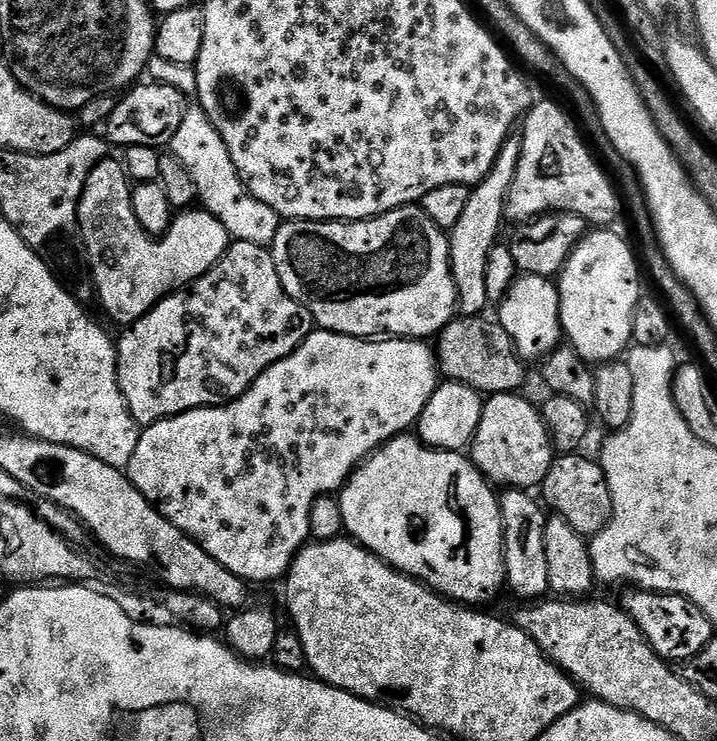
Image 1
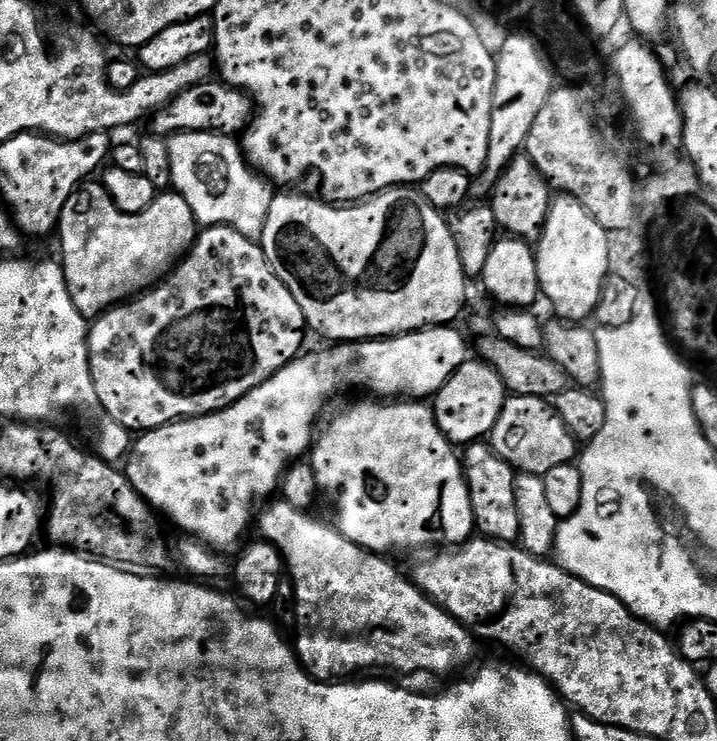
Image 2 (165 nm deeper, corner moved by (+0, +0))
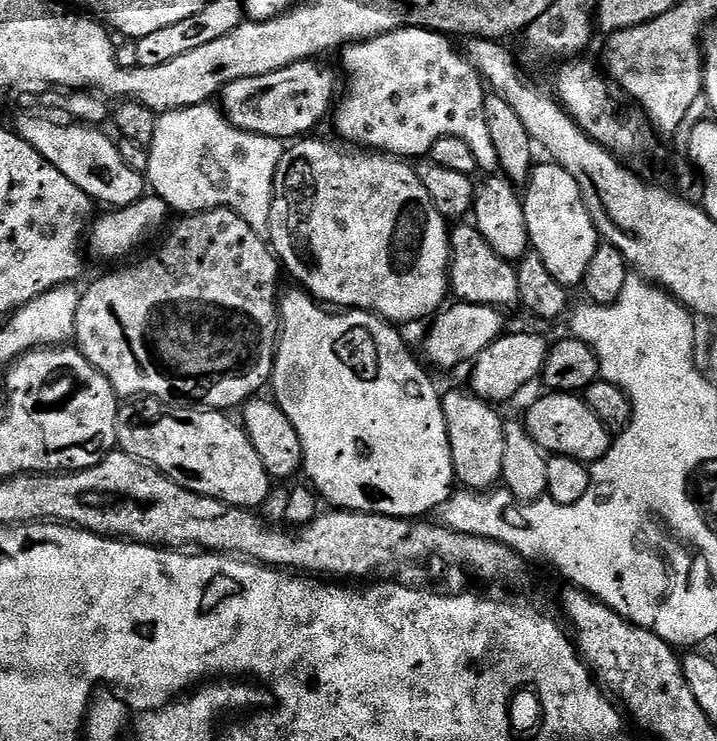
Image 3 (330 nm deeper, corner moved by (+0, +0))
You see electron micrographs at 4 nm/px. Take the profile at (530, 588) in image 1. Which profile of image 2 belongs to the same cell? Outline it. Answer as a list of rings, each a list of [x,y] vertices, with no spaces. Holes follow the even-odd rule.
[[[488,442],[467,445],[462,452],[462,463],[464,477],[468,482],[472,498],[477,529],[490,540],[519,541],[520,518],[516,497],[516,477],[518,475],[516,469],[510,467]]]

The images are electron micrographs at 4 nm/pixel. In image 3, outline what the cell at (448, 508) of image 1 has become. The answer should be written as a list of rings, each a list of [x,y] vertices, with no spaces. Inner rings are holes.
[[[295,290],[283,297],[279,301],[280,318],[282,321],[282,331],[278,337],[276,346],[276,365],[272,371],[270,381],[271,387],[276,387],[275,403],[280,405],[280,409],[290,418],[298,438],[302,442],[304,451],[304,463],[302,465],[303,475],[308,475],[307,483],[318,493],[321,501],[328,500],[336,510],[346,512],[358,512],[361,514],[375,514],[378,516],[395,516],[398,520],[415,521],[417,518],[424,518],[427,512],[443,509],[444,505],[452,499],[454,487],[457,483],[454,462],[452,461],[452,447],[448,437],[448,423],[444,417],[444,401],[441,389],[436,389],[428,381],[429,369],[423,363],[412,357],[412,352],[408,349],[406,341],[400,337],[401,329],[393,326],[387,320],[381,320],[379,316],[374,316],[370,312],[357,312],[355,310],[332,310],[321,306],[313,300],[307,292]]]

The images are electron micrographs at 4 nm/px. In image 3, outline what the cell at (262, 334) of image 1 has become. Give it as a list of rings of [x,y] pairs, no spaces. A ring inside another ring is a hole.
[[[213,210],[199,214],[188,214],[172,228],[168,241],[157,250],[156,256],[144,260],[141,264],[132,264],[129,268],[120,268],[101,280],[96,280],[87,289],[83,289],[78,318],[76,319],[75,347],[79,348],[84,356],[110,382],[117,397],[124,396],[153,396],[156,400],[181,400],[184,406],[195,406],[200,410],[227,413],[228,408],[239,409],[248,403],[265,387],[269,387],[272,371],[276,365],[276,346],[282,331],[282,321],[278,301],[281,299],[280,276],[282,265],[276,259],[269,241],[261,233],[256,232],[236,212],[227,210]]]

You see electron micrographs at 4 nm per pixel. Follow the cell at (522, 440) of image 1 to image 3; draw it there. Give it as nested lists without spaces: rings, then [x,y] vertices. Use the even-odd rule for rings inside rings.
[[[549,391],[548,396],[536,400],[528,408],[526,427],[530,438],[545,454],[552,456],[569,456],[585,466],[597,464],[610,450],[614,439],[613,433],[602,426],[598,414],[590,410],[583,395],[570,392]]]

